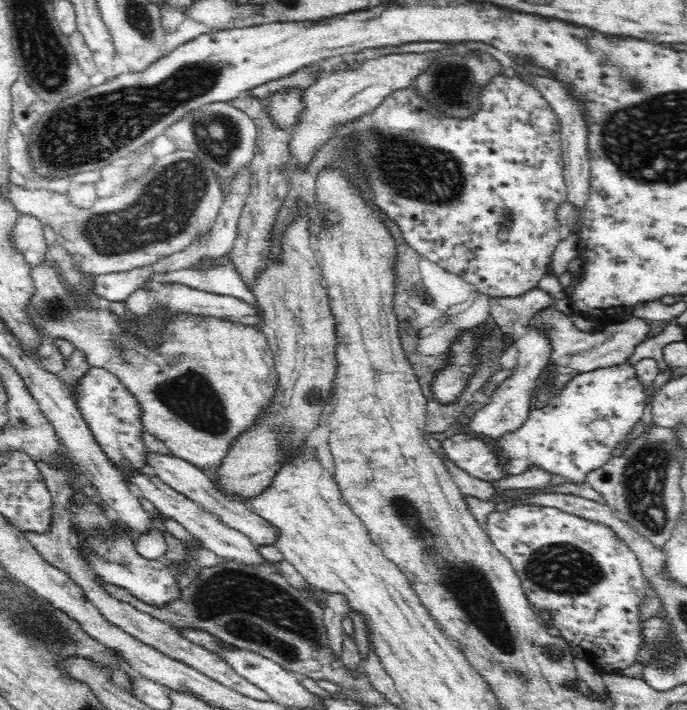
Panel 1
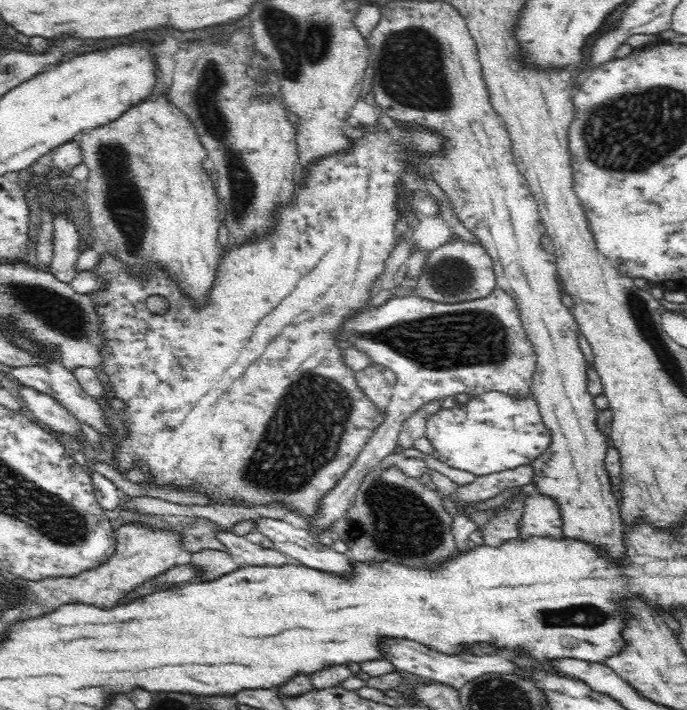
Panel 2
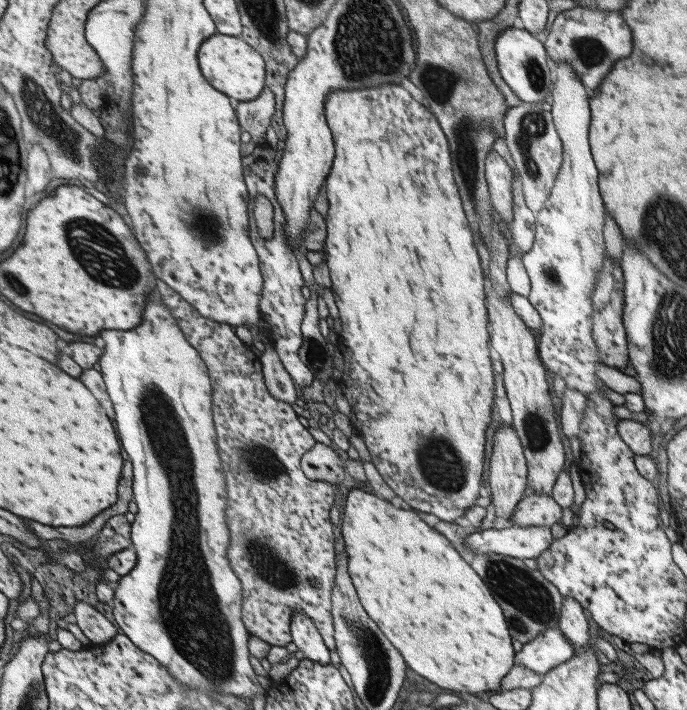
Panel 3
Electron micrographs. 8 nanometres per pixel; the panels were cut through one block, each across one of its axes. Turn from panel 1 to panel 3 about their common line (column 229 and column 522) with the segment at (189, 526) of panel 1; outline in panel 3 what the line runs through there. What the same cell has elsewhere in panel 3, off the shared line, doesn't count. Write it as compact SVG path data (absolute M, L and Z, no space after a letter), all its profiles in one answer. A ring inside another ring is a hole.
M545 526L511 527L475 531L465 537L465 544L474 553L507 555L516 559L537 558L554 540Z

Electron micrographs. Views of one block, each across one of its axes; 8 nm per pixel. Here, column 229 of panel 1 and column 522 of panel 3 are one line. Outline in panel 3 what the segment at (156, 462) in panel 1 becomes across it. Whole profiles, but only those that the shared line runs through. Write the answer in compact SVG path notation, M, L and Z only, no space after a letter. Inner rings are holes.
M529 492L514 509L513 516L509 519L517 527L545 526L560 522L561 507L550 496L533 494Z

